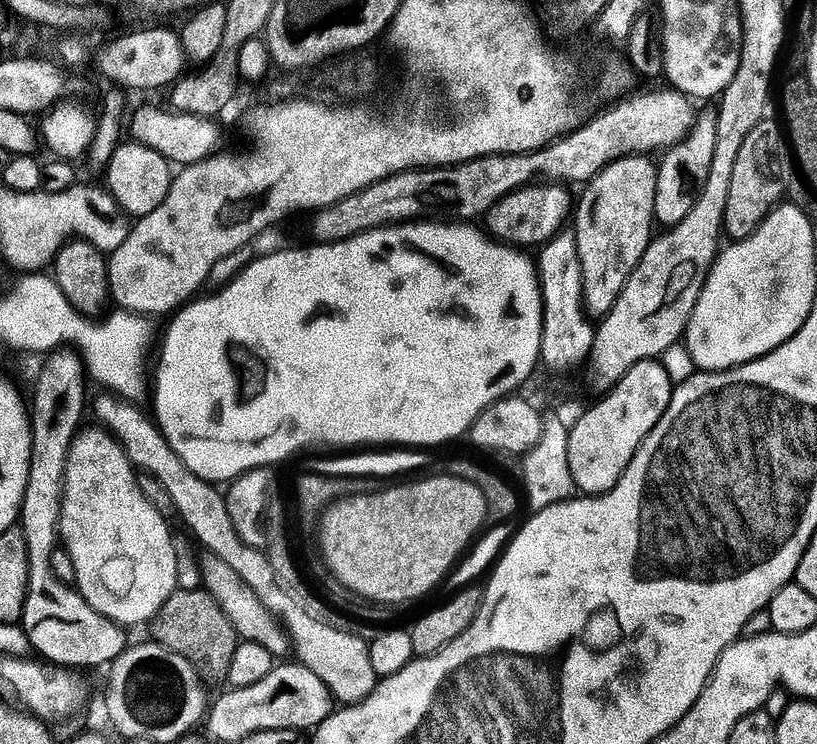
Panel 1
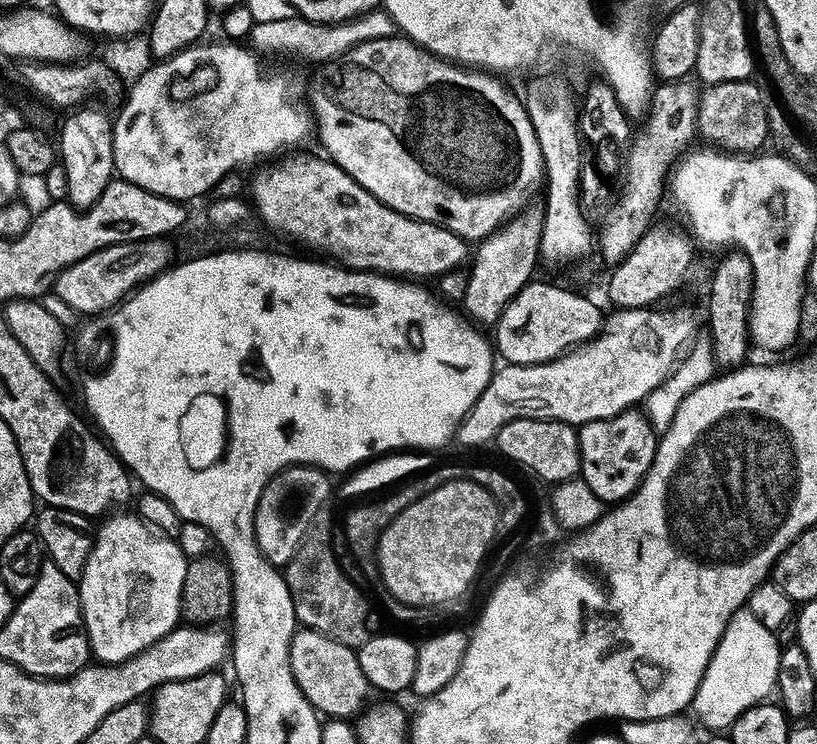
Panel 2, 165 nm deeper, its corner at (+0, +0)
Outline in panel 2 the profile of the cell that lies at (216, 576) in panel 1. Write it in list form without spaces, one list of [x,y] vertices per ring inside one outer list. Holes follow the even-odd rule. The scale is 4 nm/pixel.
[[[305,628],[299,629],[292,639],[291,668],[294,670],[295,681],[307,700],[325,717],[350,720],[358,716],[369,703],[372,687],[362,673],[357,651],[342,646],[325,635]]]

